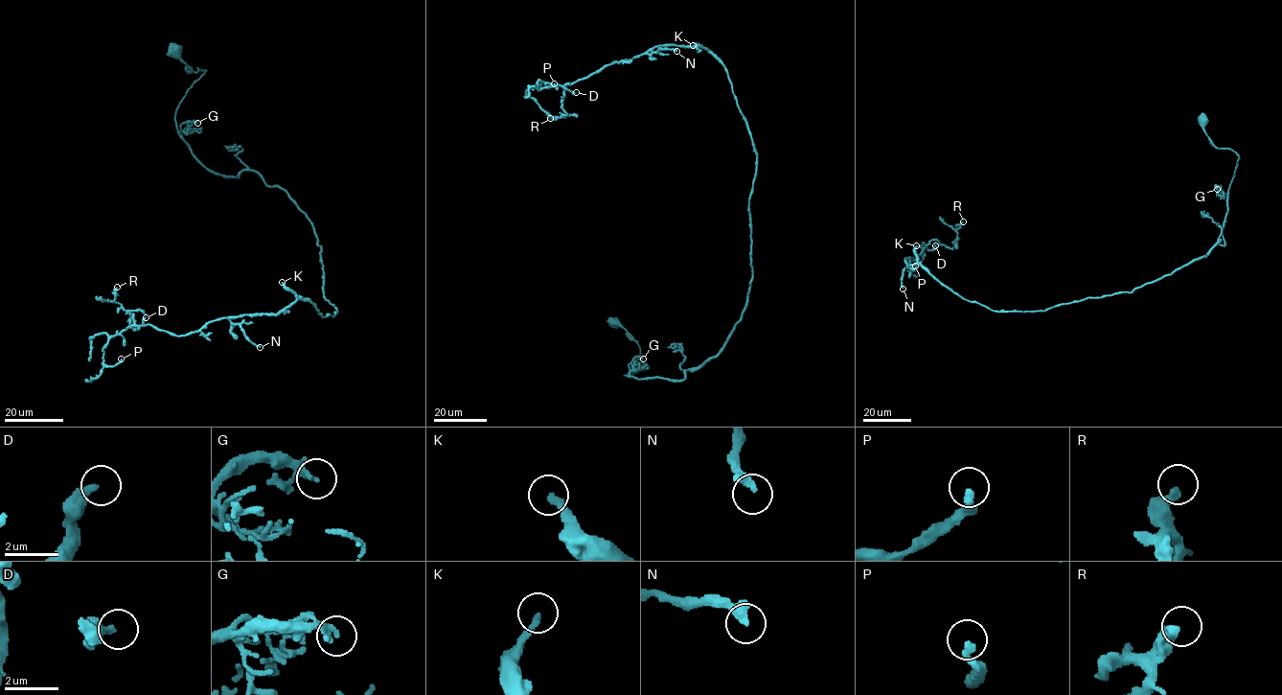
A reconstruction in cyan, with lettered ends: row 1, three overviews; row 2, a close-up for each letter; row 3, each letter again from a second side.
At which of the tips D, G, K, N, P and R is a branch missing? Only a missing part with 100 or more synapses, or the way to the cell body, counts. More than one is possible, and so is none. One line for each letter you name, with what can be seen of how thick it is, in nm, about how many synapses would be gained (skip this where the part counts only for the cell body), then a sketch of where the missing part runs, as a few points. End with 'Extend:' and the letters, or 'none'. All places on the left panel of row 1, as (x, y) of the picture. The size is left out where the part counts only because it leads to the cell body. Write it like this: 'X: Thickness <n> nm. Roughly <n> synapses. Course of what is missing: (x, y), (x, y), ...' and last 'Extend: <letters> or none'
K: Thickness 260 nm. Roughly 150 synapses. Course of what is missing: (282, 282), (281, 269), (264, 252), (256, 188), (263, 150), (261, 115), (277, 86), (283, 87), (263, 80)
Extend: K

